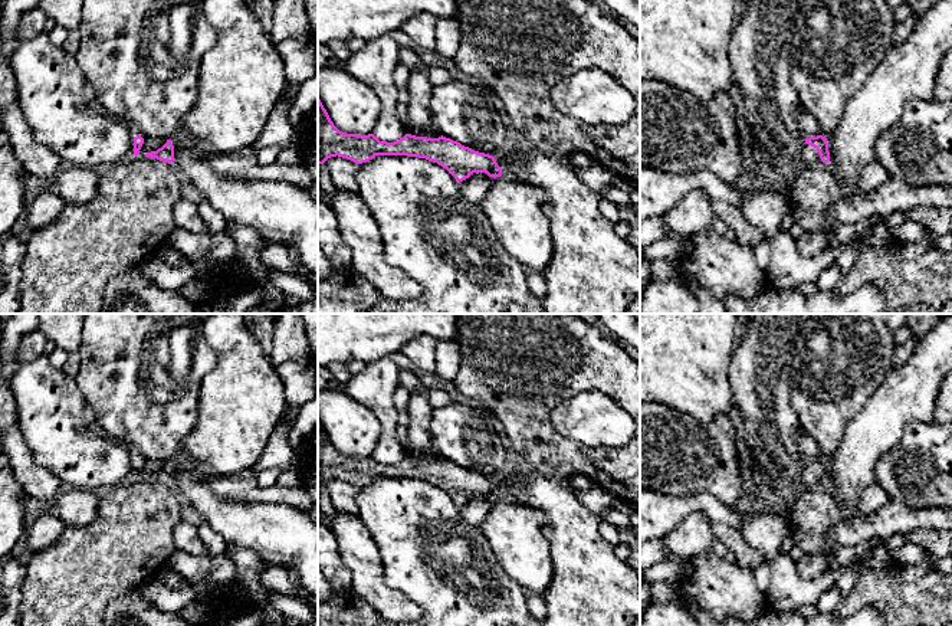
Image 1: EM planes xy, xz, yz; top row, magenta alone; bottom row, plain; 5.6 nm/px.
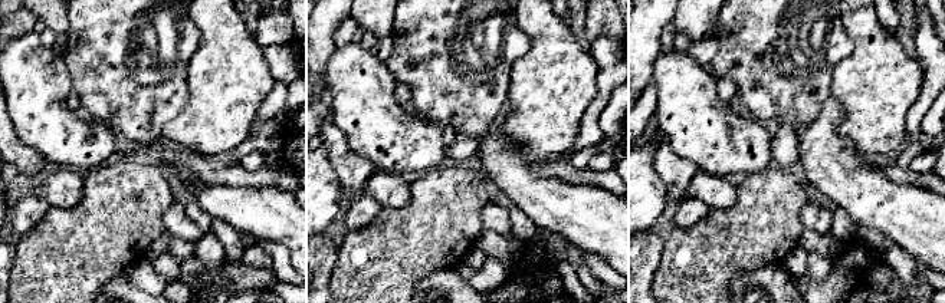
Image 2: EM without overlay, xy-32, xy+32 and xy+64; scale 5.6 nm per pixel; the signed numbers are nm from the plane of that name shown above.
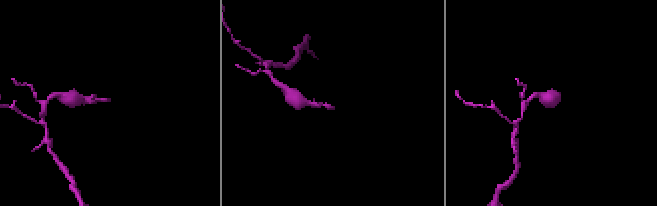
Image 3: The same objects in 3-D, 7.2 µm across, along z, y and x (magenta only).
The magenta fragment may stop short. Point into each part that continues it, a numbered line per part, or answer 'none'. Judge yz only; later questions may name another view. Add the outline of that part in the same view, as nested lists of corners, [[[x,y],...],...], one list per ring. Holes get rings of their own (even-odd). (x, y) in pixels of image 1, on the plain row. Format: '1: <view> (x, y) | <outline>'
1: yz (810, 477) | [[[804,466],[802,481],[804,481],[805,488],[814,488],[814,486],[821,485],[817,471],[814,471],[808,466]]]

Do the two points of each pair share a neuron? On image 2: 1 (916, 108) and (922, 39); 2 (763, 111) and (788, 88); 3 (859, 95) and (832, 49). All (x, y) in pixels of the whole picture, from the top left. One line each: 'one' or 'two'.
1: one
2: one
3: two

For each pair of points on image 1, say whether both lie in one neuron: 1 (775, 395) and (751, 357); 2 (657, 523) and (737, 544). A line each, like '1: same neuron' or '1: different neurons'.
1: same neuron
2: different neurons

